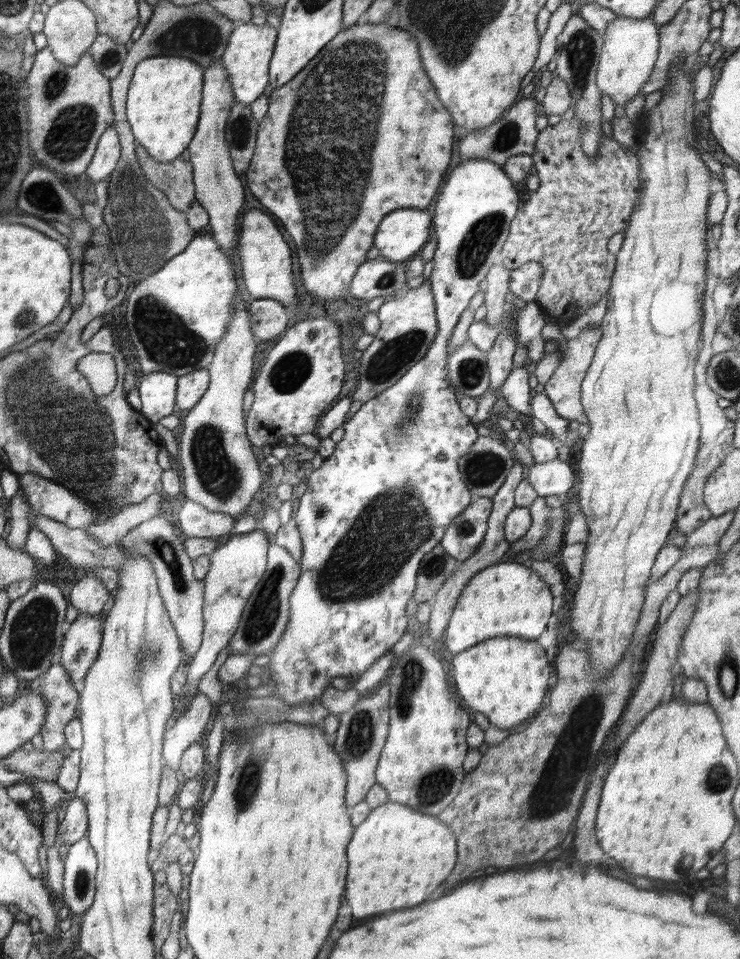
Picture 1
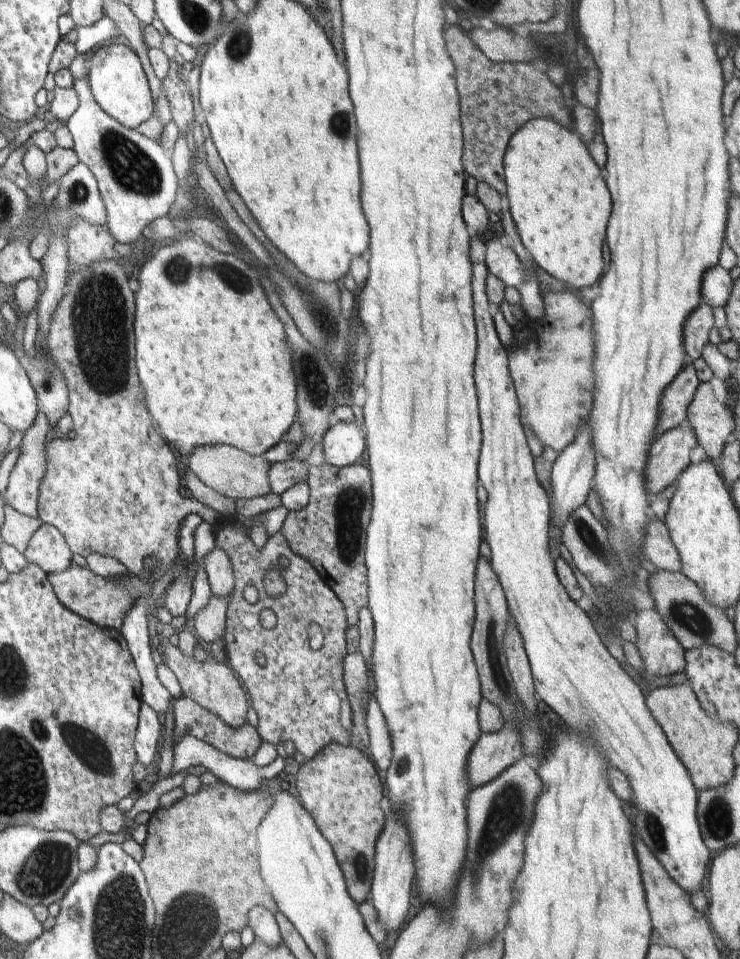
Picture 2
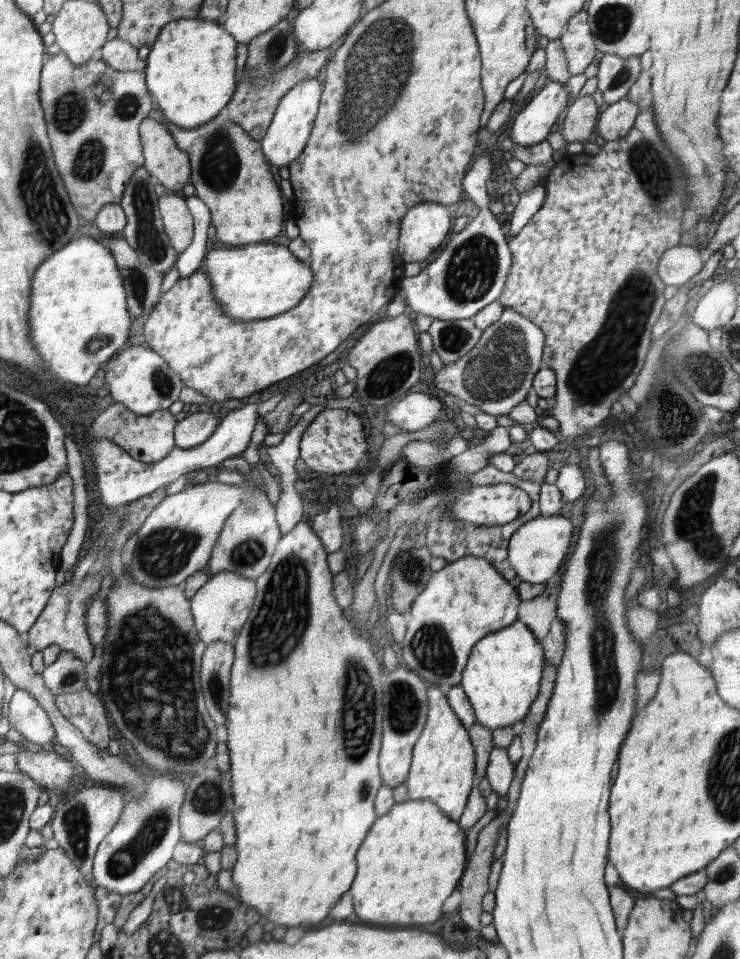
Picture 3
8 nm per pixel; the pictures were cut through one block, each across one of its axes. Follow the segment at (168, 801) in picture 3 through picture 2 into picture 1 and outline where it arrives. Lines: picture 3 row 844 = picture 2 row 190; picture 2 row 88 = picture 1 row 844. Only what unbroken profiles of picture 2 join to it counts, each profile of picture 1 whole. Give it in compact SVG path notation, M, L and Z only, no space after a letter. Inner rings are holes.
M83 836L67 850L63 864L63 902L73 914L83 916L93 904L95 874L97 858Z

